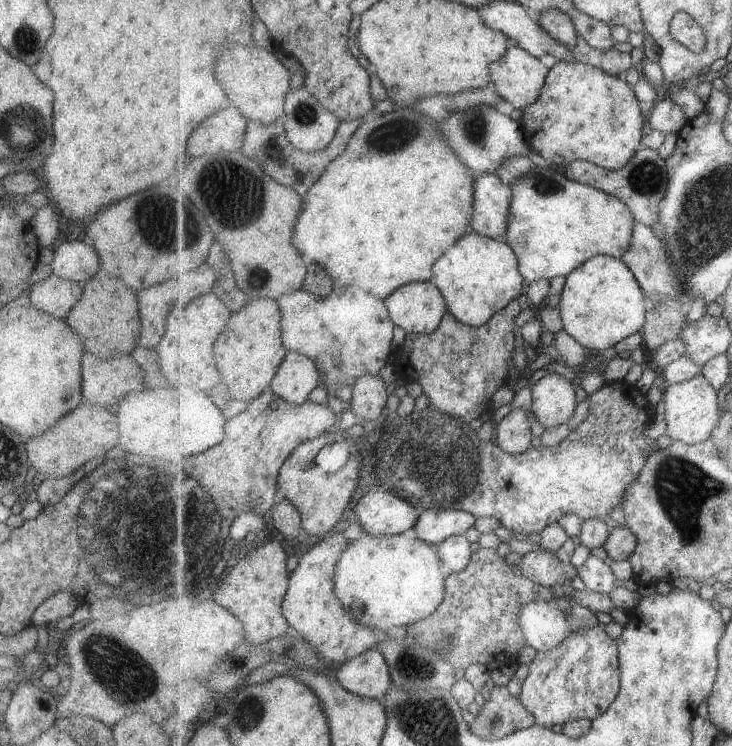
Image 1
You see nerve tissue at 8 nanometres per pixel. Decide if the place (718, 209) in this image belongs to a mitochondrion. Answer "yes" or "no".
yes

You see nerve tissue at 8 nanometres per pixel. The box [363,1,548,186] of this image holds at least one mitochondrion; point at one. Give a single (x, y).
(474, 129)

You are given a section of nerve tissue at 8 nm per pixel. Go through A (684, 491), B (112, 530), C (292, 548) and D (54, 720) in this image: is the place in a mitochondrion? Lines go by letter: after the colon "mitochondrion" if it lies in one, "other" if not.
A: mitochondrion
B: mitochondrion
C: other
D: other

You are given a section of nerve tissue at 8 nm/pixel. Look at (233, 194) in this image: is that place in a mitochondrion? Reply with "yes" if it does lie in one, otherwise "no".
yes

